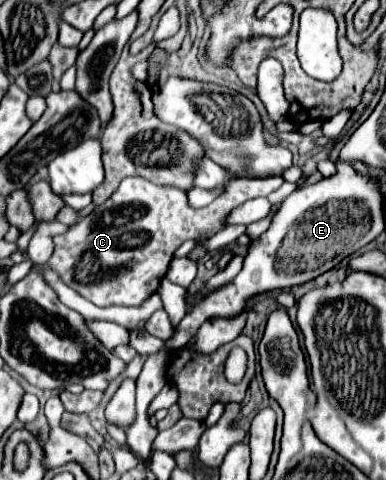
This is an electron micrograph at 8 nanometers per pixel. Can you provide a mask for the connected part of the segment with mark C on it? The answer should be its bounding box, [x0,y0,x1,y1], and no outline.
[48,177,284,307]

